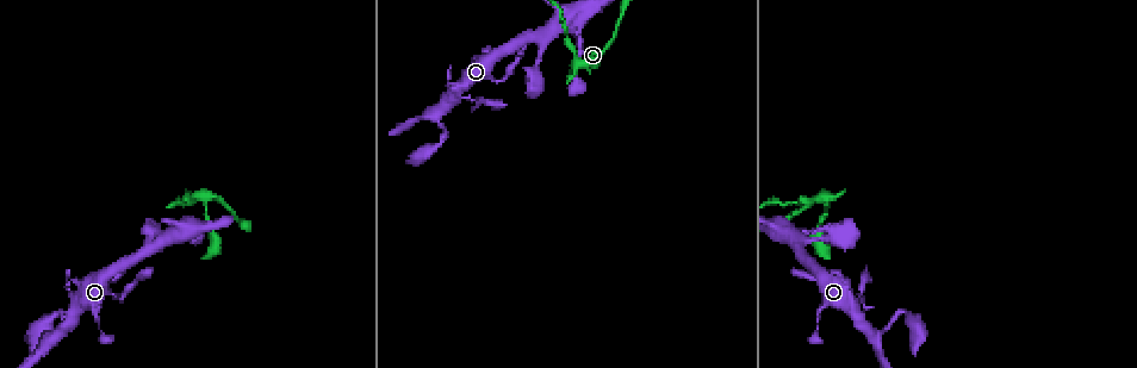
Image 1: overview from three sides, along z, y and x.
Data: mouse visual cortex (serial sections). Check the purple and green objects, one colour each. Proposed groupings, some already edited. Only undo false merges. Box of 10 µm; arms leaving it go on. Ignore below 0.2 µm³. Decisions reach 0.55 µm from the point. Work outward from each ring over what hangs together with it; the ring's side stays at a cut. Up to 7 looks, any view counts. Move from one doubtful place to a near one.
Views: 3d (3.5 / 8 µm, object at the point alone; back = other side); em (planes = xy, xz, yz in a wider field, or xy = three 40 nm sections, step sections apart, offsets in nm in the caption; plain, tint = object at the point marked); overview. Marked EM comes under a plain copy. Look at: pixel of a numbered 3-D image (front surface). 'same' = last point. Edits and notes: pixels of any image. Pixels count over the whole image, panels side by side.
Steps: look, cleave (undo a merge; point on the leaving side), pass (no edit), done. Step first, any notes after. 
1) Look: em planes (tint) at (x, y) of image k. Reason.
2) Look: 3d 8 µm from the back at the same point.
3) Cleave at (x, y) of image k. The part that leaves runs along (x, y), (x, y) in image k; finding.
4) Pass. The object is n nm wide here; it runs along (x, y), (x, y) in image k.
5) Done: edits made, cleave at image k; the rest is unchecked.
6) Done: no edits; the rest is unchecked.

Look: 3d 8 µm from the back at (538, 36) of image 1. Abrupt turn.

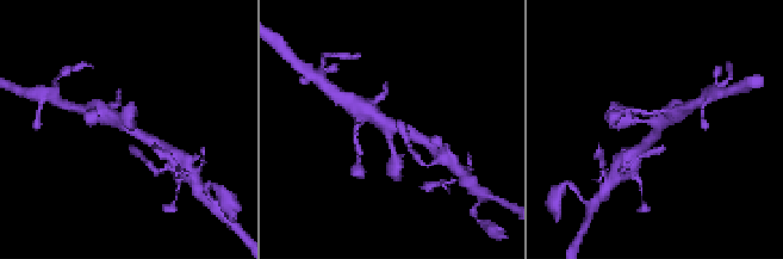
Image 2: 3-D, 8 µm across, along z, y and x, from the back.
Look: em xy step 3 (tint) at the same point.

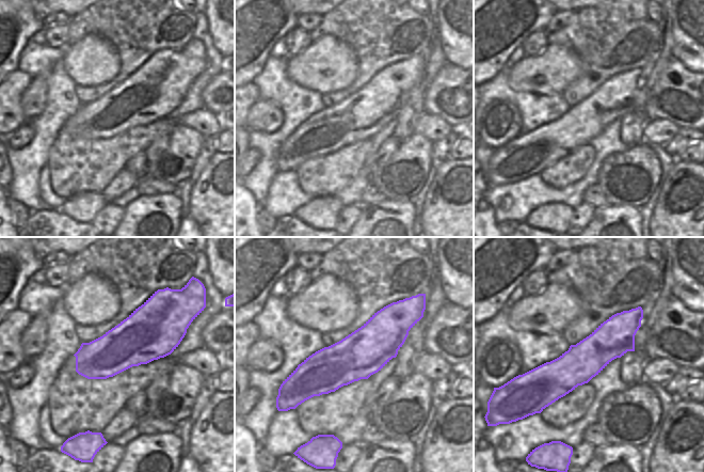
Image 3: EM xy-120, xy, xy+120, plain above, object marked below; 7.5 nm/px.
Pass. It runs along (418, 139), (366, 113), (361, 106) in image 2; all the same cell.

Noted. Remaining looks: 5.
Look: 3d 8 µm at (439, 113) of image 1. Abrupt turn.

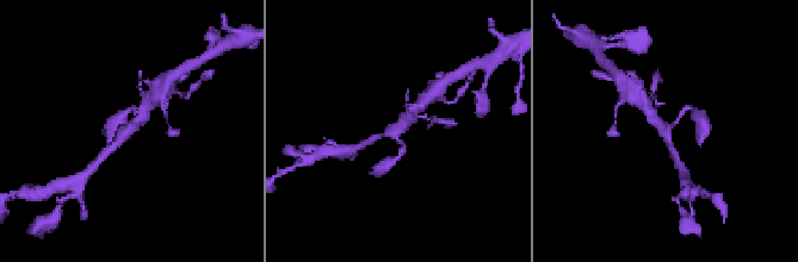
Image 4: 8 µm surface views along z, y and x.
Look: 3d 3.5 µm from the back at the same point.

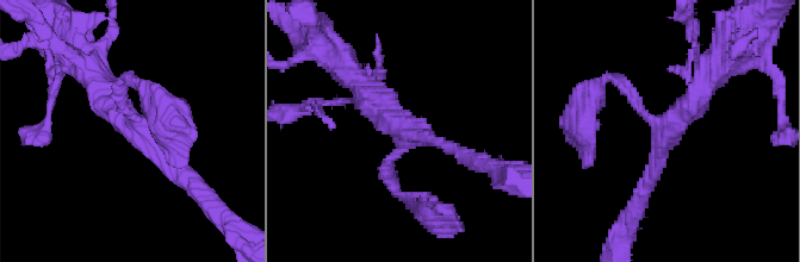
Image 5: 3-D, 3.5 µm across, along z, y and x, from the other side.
Look: em xy step 5 (tint) at (401, 130) of image 5. Need the tissue.

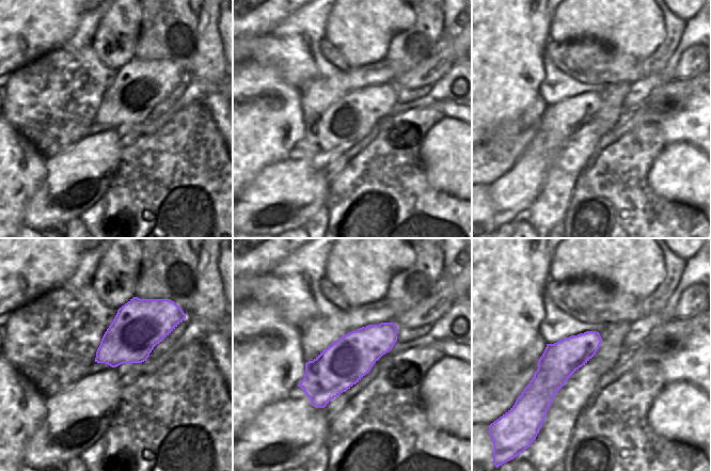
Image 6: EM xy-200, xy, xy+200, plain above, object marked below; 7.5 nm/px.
Pass. It runs along (358, 80), (402, 132), (394, 181) in image 5; all the same cell.

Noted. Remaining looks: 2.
Look: 3d 3.5 µm at (825, 197) of image 1. Abrupt turn.

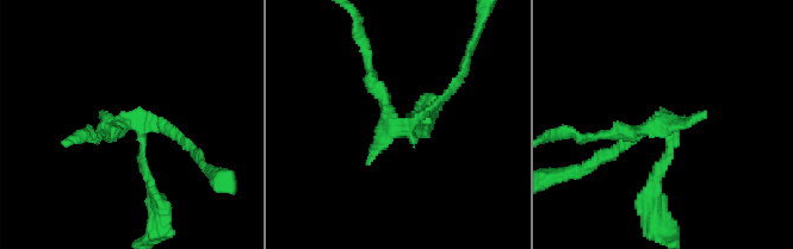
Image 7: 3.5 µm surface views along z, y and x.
Look: em xy step 5 (tint) at (665, 125) of image 7. Shape alone is not enough.

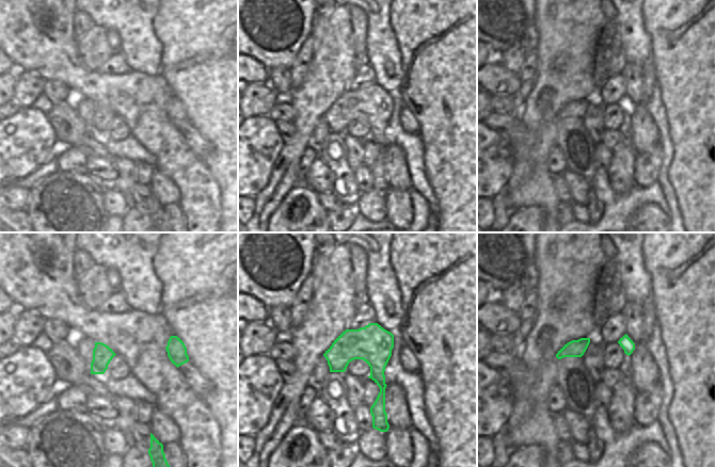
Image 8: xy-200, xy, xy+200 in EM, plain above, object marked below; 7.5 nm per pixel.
Pass. The object is 280 nm wide here; it runs along (417, 112), (388, 118), (366, 55) in image 7; one cell here.

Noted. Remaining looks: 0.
Done: no edits; the rest is unchecked.

